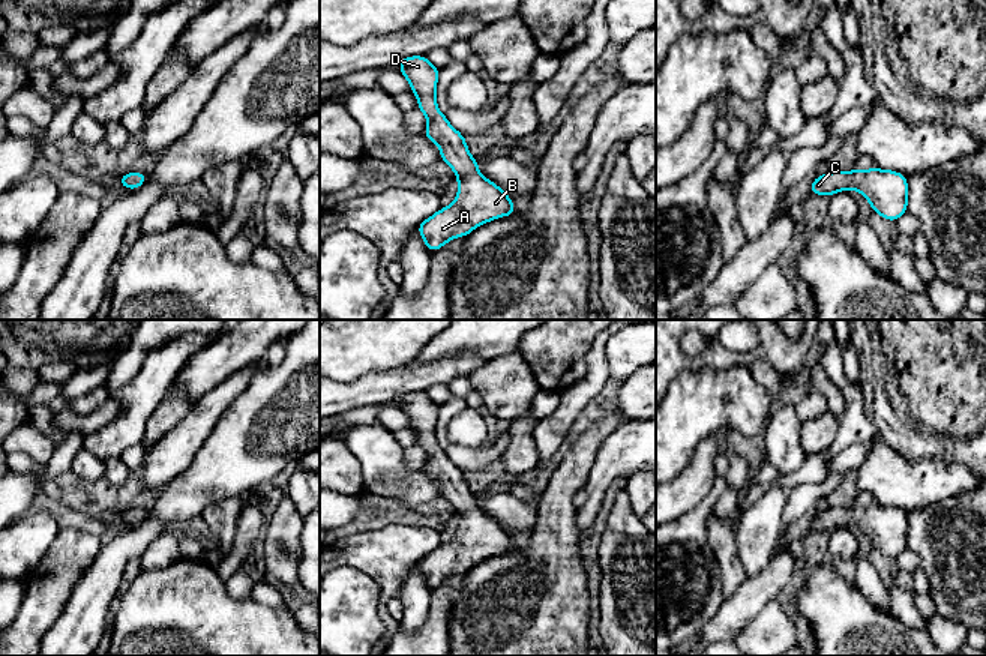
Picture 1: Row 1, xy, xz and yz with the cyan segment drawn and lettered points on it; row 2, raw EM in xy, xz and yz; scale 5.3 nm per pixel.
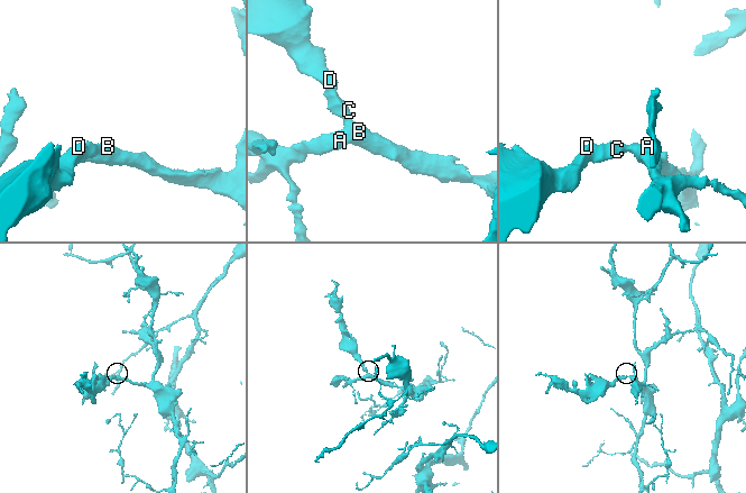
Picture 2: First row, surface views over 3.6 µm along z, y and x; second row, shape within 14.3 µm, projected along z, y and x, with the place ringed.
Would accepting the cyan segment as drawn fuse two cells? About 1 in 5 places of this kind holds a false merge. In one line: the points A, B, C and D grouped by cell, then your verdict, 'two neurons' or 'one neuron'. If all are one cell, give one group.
A B C D | one neuron

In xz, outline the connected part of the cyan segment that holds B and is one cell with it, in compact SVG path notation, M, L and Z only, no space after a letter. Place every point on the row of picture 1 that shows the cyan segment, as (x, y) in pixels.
M408 56L398 62L410 90L417 96L417 110L426 119L423 135L440 147L440 159L456 174L458 195L452 206L441 207L417 225L417 233L432 254L447 242L467 237L479 225L518 212L509 192L482 176L479 162L467 147L467 138L455 129L437 107L440 69L426 56Z

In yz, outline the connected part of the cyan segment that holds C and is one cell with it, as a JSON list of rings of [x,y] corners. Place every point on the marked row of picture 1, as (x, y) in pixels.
[[[881,170],[827,171],[810,182],[810,197],[824,195],[830,198],[840,191],[857,191],[863,194],[872,210],[885,221],[896,222],[908,212],[908,176]]]

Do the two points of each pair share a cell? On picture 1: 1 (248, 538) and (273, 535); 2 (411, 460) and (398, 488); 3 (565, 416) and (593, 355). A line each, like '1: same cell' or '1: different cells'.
1: different cells
2: different cells
3: same cell

